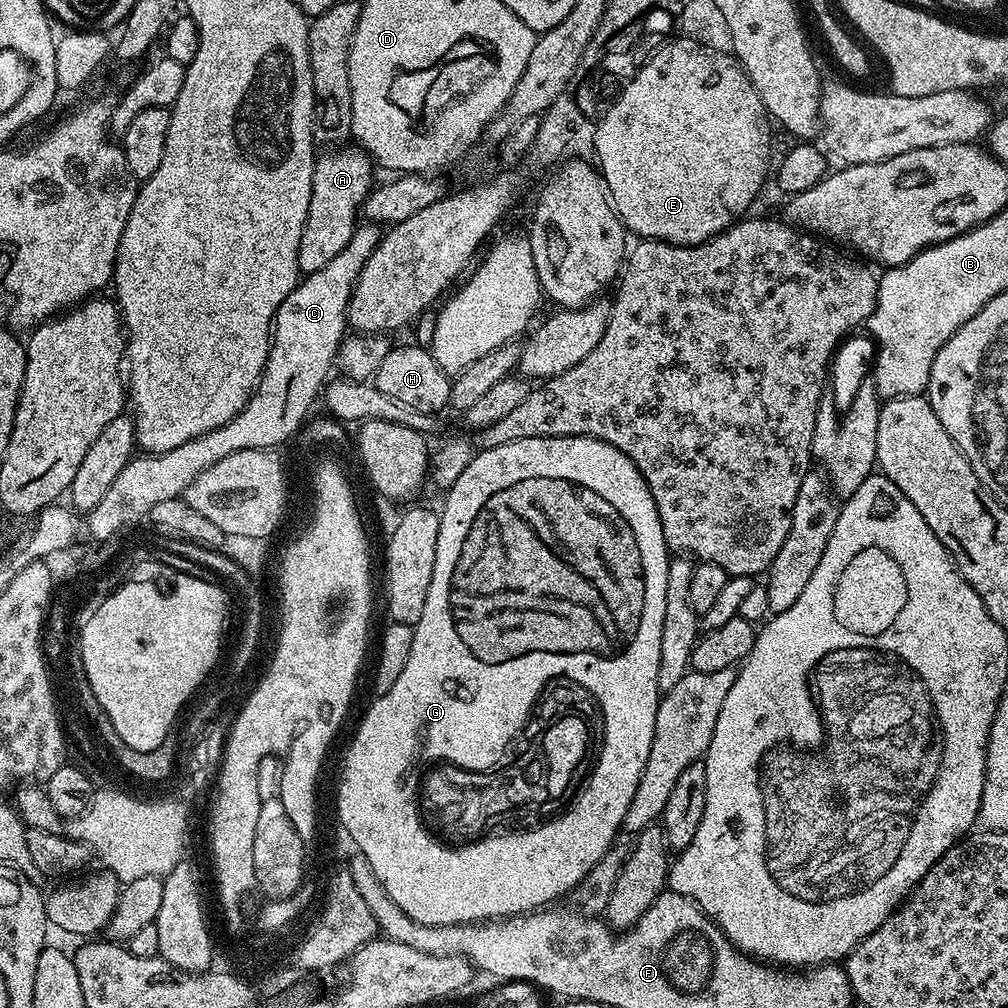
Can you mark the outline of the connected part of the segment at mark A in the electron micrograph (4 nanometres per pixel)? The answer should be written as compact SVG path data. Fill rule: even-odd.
M340 146L335 150L325 151L328 153L321 155L314 166L310 210L306 214L302 242L298 246L298 266L301 273L322 270L326 262L332 261L338 254L342 254L342 250L346 250L346 242L350 242L357 227L358 213L363 209L364 199L374 187L374 164L368 153L356 146L348 147Z

